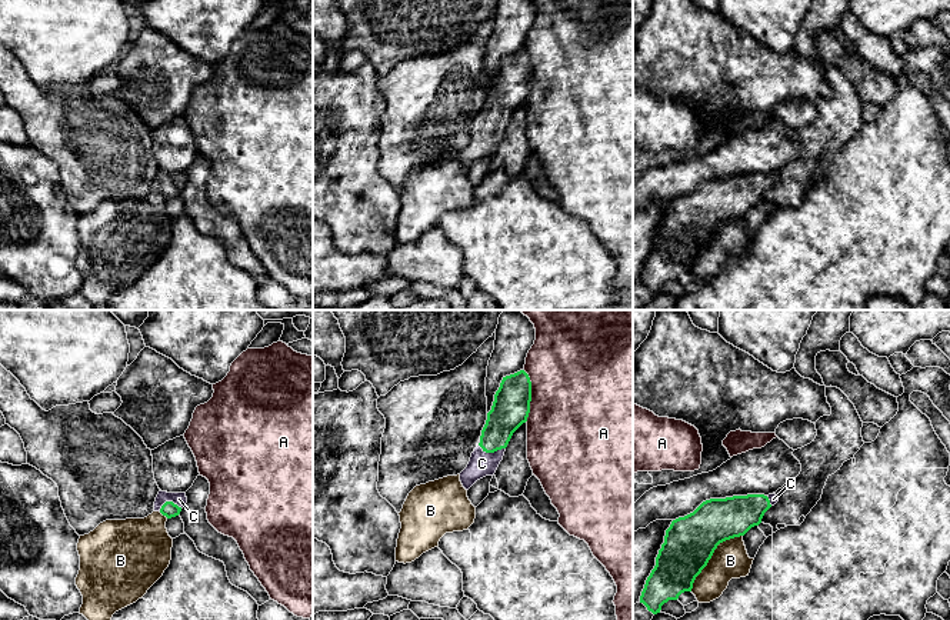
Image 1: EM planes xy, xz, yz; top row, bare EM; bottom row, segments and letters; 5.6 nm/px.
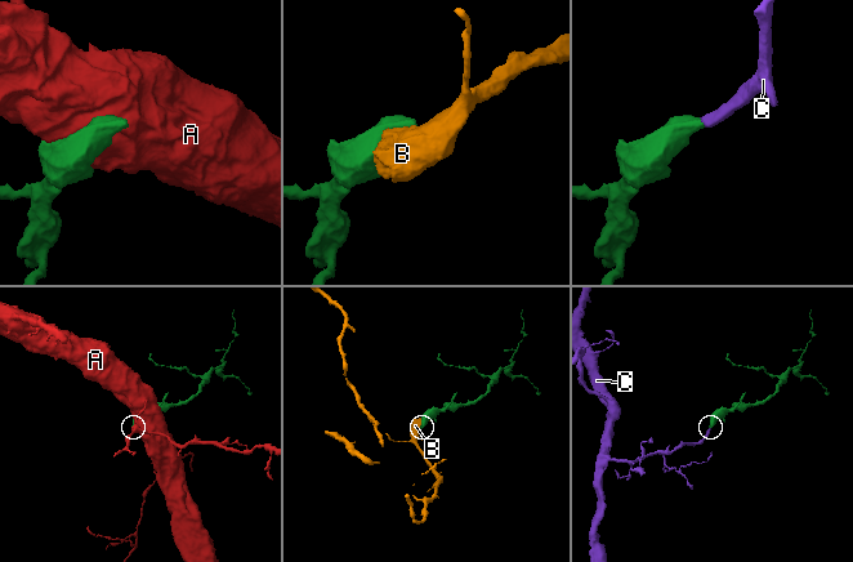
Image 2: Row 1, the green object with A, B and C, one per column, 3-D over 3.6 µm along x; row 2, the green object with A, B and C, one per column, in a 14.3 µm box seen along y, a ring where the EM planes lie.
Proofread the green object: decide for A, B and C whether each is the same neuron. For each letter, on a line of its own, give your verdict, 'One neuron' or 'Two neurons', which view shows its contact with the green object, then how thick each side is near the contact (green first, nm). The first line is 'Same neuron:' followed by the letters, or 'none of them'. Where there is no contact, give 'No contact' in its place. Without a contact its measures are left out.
Same neuron: C
A: Two neurons. Touches green in xz. Thickness 220 nm (green) against 500 nm
B: Two neurons. Touches green in yz. Thickness 280 nm (green) against 200 nm
C: One neuron. Touches green in xz. Thickness 200 nm (green) against 140 nm

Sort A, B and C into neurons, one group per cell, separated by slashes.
A / B / C

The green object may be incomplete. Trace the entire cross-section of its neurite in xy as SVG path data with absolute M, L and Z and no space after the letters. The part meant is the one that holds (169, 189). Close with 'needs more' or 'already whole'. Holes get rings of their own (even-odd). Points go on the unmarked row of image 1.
M160 170L154 181L154 191L160 191L167 199L171 199L180 194L186 183L186 173L167 173Z; needs more

